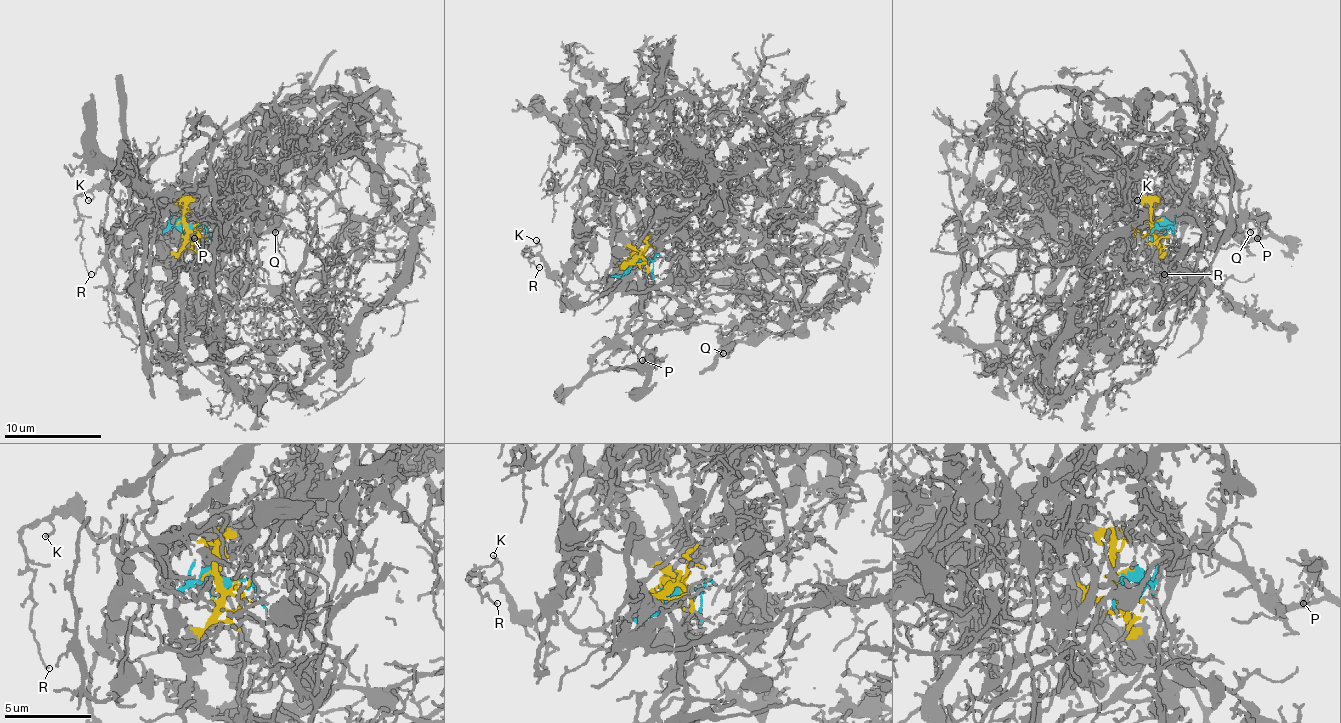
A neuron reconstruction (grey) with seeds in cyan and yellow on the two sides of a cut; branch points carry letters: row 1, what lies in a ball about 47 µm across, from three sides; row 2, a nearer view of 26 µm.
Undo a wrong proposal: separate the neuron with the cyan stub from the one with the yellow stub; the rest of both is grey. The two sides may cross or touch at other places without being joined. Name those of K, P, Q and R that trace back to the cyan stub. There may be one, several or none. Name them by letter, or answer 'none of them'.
K, R

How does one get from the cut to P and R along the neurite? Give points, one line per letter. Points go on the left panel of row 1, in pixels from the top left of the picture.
P: (187, 228), (185, 206), (197, 199), (153, 240), (144, 237), (170, 220), (195, 218), (199, 223), (195, 237)
R: (187, 228), (158, 228), (107, 189), (83, 191), (76, 199), (83, 225), (80, 254), (90, 274)

